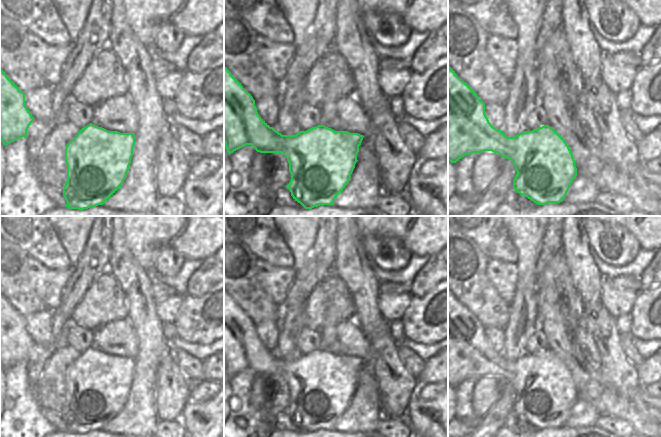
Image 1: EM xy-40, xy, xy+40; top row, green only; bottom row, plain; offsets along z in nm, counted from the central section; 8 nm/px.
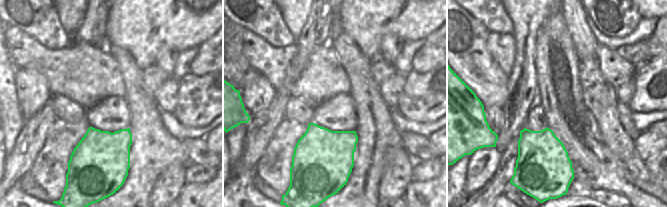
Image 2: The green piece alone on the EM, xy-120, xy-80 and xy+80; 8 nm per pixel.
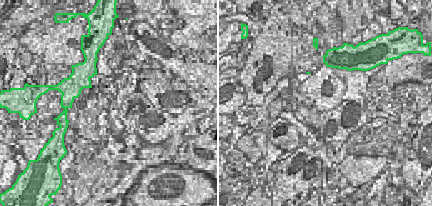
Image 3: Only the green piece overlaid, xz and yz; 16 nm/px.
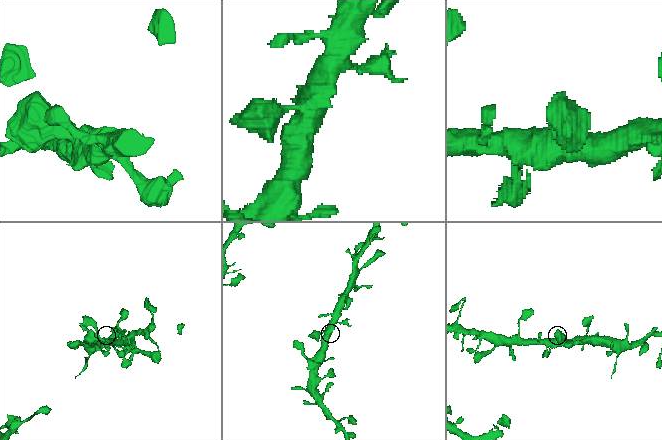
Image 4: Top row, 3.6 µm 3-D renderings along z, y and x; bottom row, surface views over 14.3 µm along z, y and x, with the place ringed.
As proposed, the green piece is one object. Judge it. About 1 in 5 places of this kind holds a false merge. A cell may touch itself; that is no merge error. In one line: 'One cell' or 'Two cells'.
One cell

